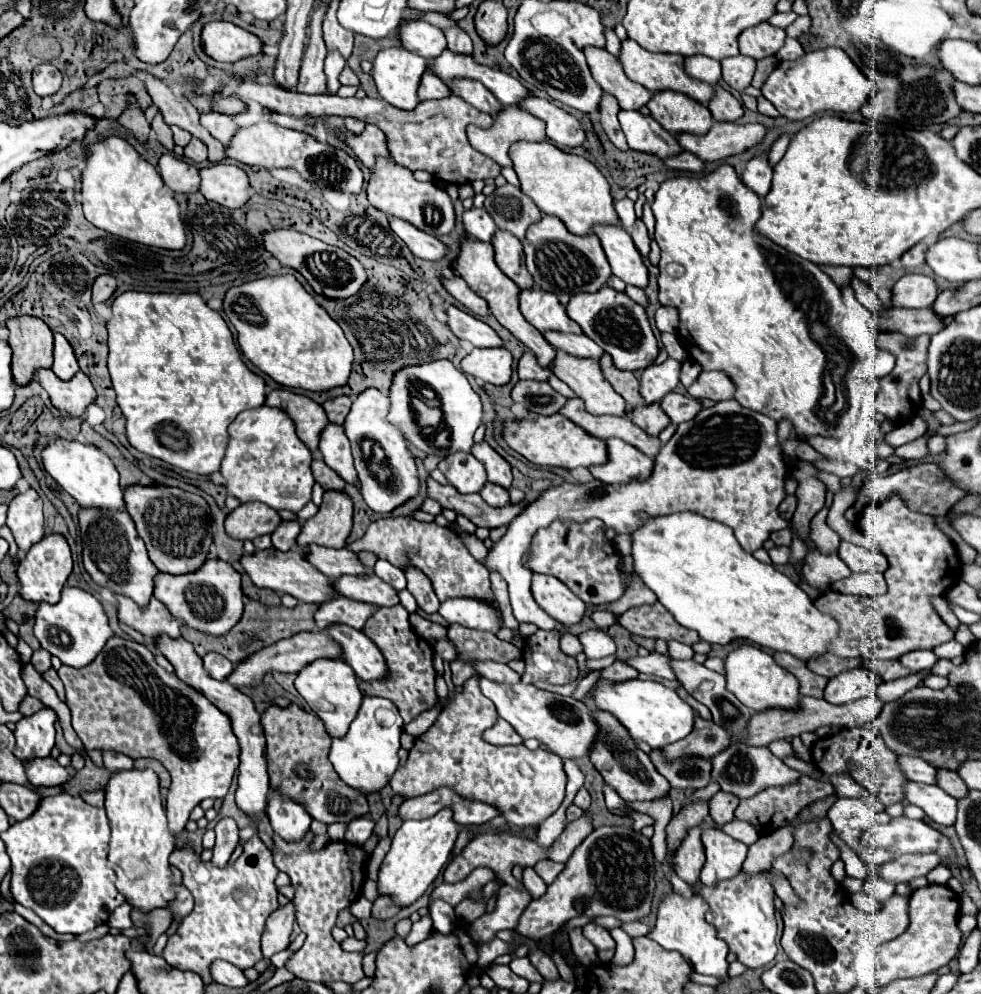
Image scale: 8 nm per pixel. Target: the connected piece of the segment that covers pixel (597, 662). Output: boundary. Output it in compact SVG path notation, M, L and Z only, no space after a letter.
M614 655L610 657L604 657L604 659L586 659L586 673L592 673L592 671L600 671L604 667L608 667L610 663L614 663Z

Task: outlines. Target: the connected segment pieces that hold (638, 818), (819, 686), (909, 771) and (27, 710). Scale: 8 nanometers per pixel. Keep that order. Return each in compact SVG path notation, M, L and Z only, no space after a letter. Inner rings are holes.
M628 813L628 817L632 819L632 827L634 827L634 831L642 831L644 827L654 825L654 819L652 819L650 815L644 815L644 813Z
M772 653L774 661L778 665L782 665L784 669L788 669L798 681L800 681L800 693L802 695L810 695L810 697L822 697L824 695L824 685L828 683L826 677L820 677L820 675L814 675L806 665L804 661L788 655L788 653Z
M900 755L900 767L904 769L904 773L910 781L936 785L936 769L932 769L932 765L928 765L926 761L920 761L920 757L902 757Z
M26 697L22 701L22 705L20 705L20 713L22 715L34 715L40 709L44 709L44 703L40 699L36 699L36 697Z

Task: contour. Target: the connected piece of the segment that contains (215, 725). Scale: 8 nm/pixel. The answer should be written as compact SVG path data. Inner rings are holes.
M112 637L100 651L100 655L86 667L74 669L62 665L58 671L66 687L66 705L72 711L72 727L84 743L86 751L110 749L124 753L132 759L152 757L158 759L172 777L166 797L168 827L172 833L180 833L188 821L190 811L206 797L224 799L232 777L238 769L238 739L232 733L228 715L220 713L200 691L180 681L174 673L166 673L154 659L152 651L144 643L132 639Z

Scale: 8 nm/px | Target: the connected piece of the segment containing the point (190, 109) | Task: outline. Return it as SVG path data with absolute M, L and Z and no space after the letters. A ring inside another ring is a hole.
M140 71L140 75L144 75L144 85L154 101L154 107L162 113L166 125L176 125L186 129L192 137L200 139L206 143L208 147L208 161L210 163L220 163L224 161L224 147L220 143L214 143L214 139L210 137L210 133L198 123L200 121L200 113L196 111L196 107L180 93L178 87L168 87L164 81L152 77L146 71Z

